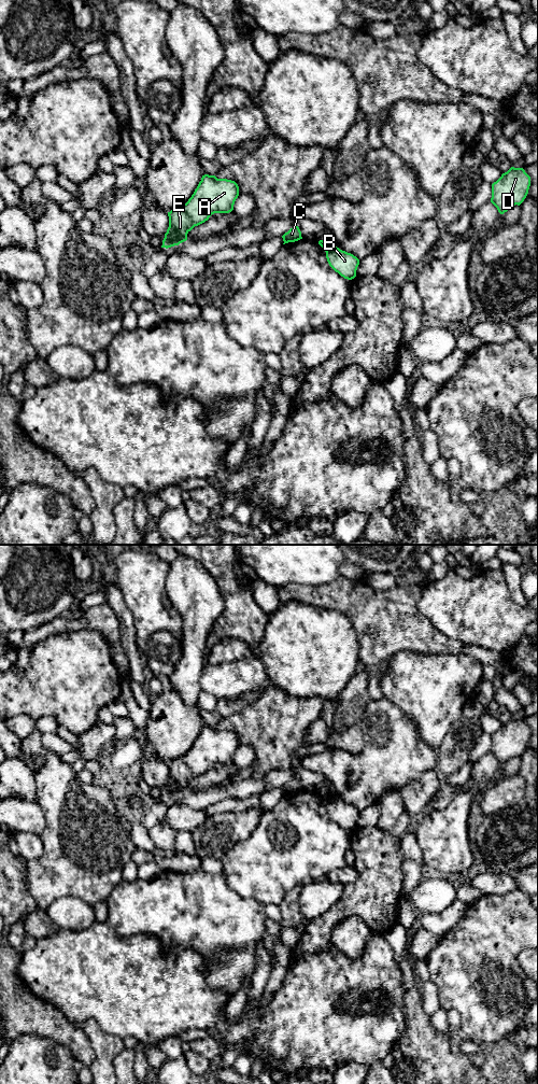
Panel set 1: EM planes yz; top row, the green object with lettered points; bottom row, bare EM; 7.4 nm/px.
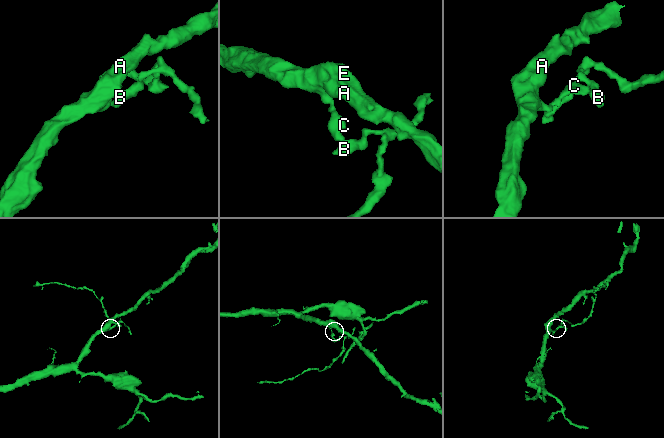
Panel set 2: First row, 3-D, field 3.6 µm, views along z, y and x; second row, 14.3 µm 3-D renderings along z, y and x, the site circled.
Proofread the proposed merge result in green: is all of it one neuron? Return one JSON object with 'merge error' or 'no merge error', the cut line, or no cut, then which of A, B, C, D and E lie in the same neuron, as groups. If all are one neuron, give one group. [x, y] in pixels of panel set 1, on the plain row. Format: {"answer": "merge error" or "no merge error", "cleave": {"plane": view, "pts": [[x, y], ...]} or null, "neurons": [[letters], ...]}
{"answer": "merge error", "cleave": {"plane": "yz", "pts": [[330, 797], [325, 802]]}, "neurons": [["A", "C", "E"], ["B", "D"]]}

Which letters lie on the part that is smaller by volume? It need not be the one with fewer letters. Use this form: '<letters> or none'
B, D

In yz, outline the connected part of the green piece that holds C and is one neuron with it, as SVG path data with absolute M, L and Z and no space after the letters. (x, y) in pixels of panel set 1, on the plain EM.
M295 776L287 784L285 784L282 787L282 789L283 789L283 792L284 792L283 796L288 794L288 793L295 793L295 792L302 790L301 783L300 783L300 780L297 776Z

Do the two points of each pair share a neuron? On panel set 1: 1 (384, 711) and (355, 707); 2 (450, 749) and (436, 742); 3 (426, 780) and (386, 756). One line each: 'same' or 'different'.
1: different
2: different
3: different

